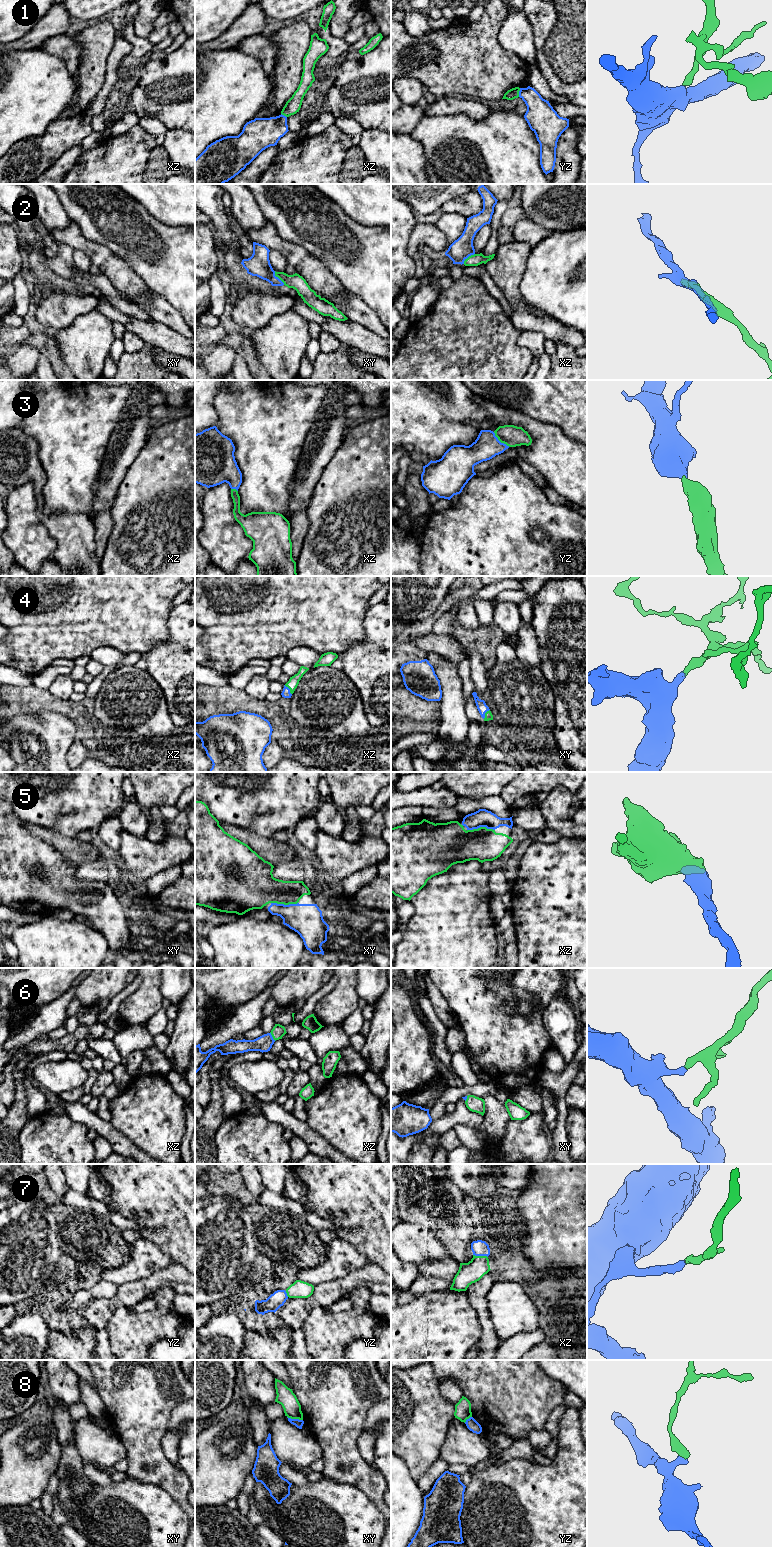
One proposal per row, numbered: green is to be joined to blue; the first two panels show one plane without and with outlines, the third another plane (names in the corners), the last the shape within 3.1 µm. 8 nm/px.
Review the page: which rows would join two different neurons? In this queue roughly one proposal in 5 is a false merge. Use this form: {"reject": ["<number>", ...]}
{"reject": ["1", "8"]}

